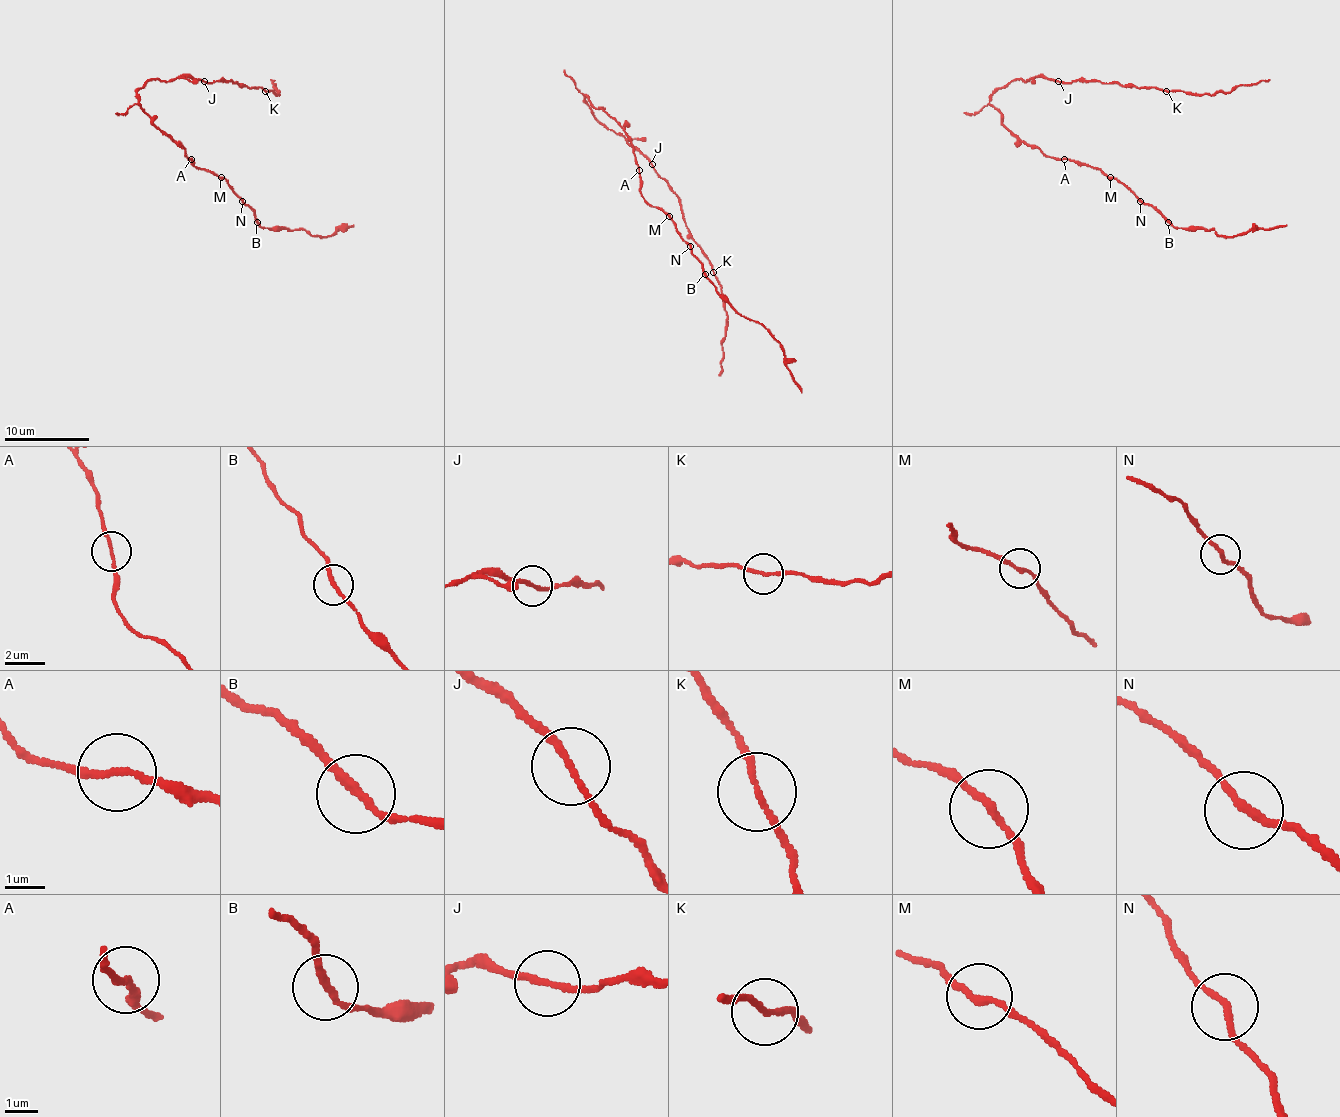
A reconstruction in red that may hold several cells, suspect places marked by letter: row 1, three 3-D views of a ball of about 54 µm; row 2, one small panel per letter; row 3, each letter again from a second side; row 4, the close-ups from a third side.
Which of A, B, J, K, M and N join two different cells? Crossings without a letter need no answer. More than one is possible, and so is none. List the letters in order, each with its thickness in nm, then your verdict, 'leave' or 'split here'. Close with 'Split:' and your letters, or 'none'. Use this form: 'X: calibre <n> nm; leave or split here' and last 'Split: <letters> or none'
A: calibre 150 nm; leave
B: calibre 200 nm; split here
J: calibre 160 nm; leave
K: calibre 150 nm; split here
M: calibre 180 nm; leave
N: calibre 200 nm; leave
Split: B, K

